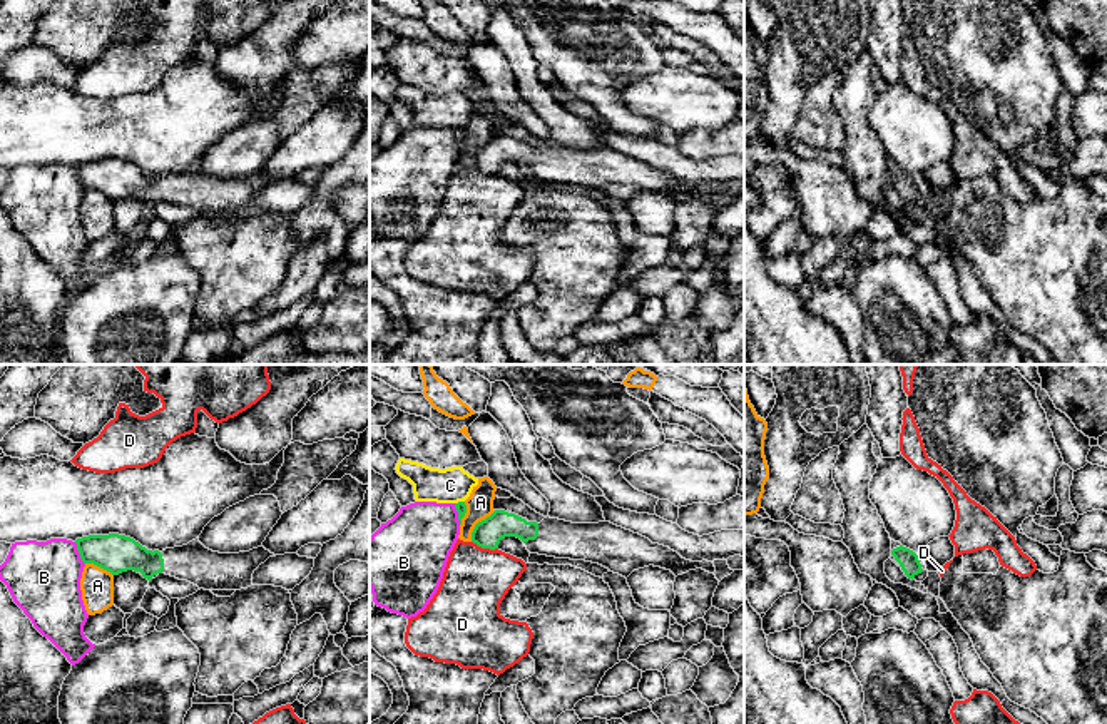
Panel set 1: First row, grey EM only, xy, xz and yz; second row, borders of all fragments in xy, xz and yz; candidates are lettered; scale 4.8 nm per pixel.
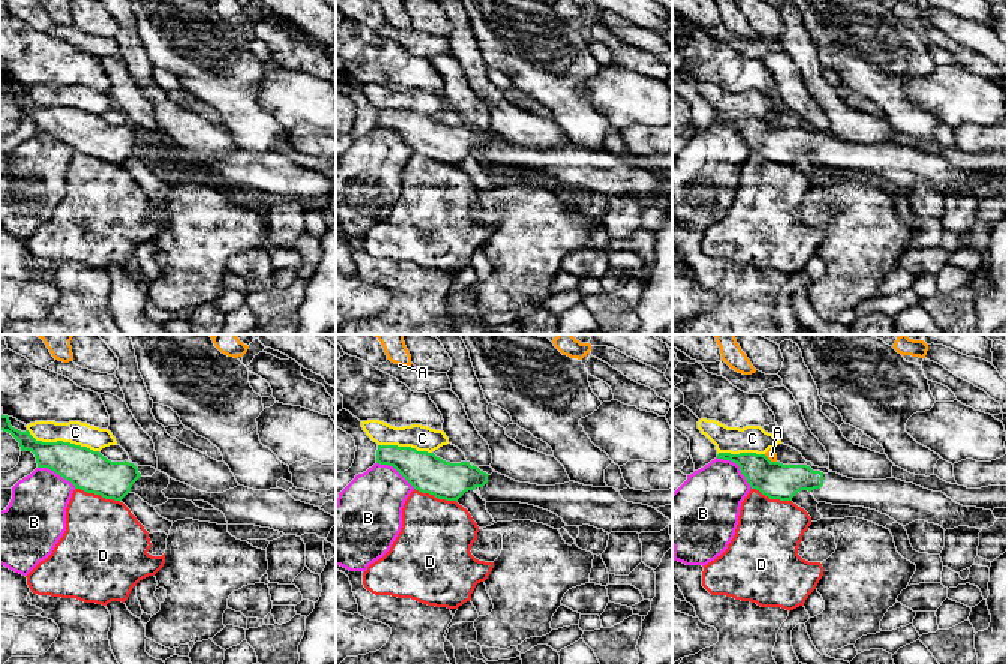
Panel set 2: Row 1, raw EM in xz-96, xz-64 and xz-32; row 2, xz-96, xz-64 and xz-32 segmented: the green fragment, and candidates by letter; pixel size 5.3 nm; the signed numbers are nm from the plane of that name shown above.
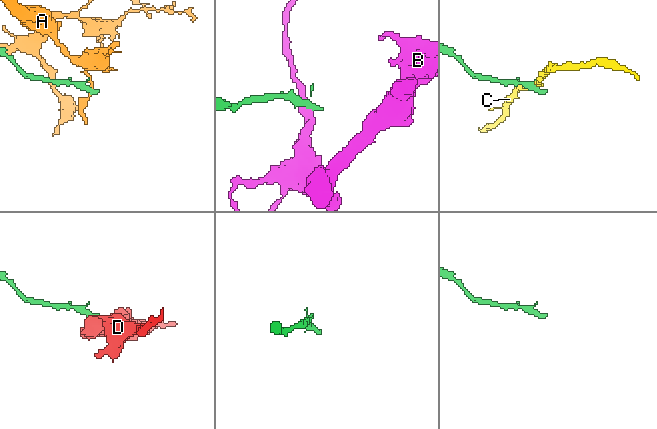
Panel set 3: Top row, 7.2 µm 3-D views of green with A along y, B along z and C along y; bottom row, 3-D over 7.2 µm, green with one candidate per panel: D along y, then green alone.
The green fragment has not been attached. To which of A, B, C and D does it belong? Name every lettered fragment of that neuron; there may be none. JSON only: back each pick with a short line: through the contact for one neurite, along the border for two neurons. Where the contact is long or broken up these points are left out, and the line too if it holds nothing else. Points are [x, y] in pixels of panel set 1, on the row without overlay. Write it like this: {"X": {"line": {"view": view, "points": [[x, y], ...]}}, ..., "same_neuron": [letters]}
{"same_neuron": []}

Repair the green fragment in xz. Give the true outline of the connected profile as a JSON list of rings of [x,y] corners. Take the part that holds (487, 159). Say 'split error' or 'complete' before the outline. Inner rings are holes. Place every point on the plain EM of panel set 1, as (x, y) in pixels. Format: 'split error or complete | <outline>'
split error | [[[495,135],[472,157],[472,167],[490,176],[498,174],[505,162],[520,164],[530,179],[599,189],[625,204],[649,191],[671,196],[676,202],[696,194],[716,197],[712,187],[686,186],[669,172],[610,147],[572,149],[547,142],[537,149]]]

